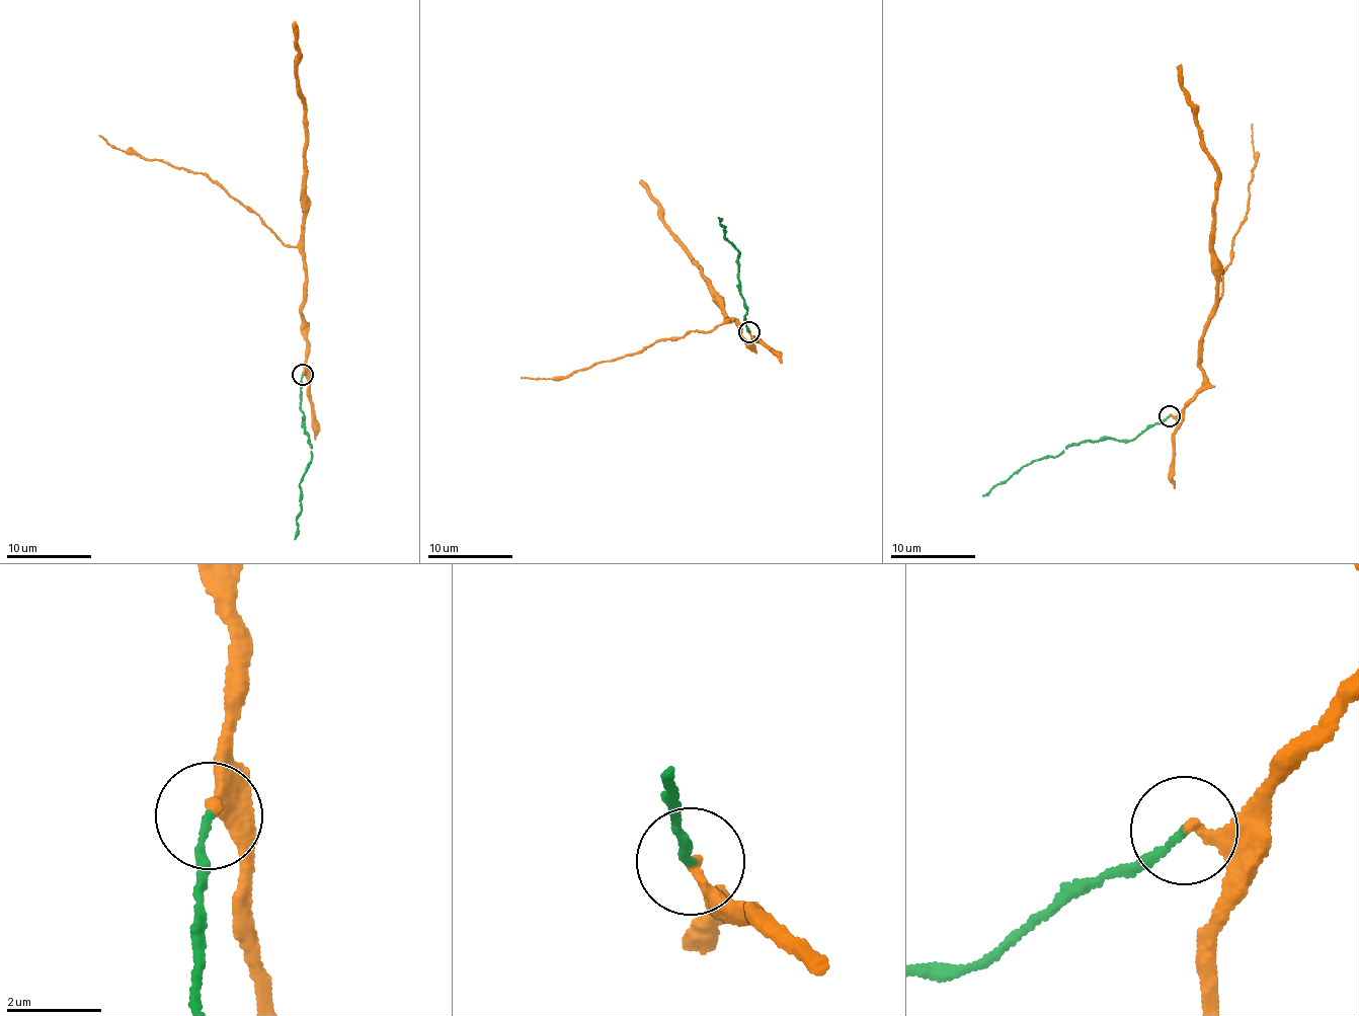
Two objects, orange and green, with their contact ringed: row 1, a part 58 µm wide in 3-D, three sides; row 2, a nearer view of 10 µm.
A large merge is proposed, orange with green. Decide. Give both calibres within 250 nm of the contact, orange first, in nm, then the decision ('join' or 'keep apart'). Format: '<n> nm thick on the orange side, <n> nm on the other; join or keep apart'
220 nm thick on the orange side, 140 nm on the other; join

